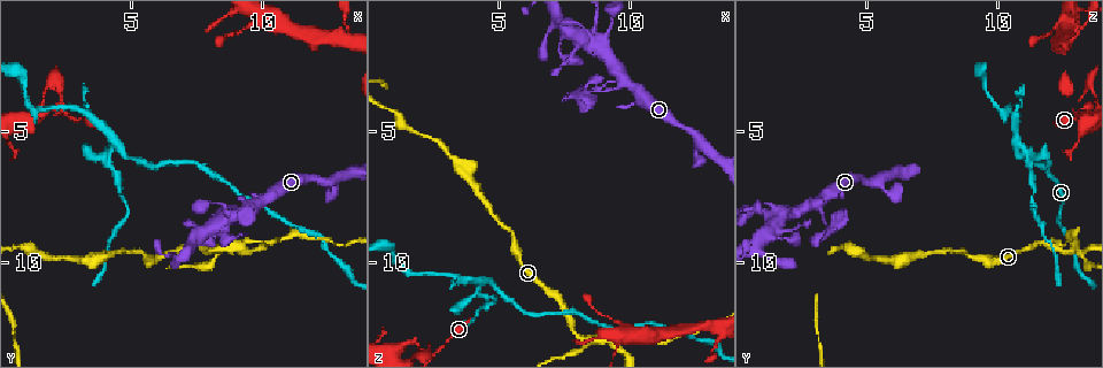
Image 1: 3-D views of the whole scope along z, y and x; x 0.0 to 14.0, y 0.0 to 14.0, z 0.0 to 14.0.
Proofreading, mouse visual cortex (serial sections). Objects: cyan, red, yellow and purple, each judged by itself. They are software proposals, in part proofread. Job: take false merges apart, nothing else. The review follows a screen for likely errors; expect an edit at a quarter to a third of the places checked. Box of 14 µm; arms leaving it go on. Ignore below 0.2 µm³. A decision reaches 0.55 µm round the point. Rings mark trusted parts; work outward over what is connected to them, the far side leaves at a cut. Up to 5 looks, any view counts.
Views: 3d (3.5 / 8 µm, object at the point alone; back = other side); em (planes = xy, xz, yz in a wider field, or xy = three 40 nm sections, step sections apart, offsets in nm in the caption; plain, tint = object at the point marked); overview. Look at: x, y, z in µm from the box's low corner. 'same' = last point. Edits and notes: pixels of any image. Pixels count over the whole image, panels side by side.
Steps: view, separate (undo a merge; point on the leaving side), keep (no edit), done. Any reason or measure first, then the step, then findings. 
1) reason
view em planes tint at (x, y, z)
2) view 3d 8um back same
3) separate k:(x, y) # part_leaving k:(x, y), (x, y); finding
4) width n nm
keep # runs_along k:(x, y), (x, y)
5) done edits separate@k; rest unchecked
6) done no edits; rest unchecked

view 3d 3.5um at (4.4, 5.6, 10.8)

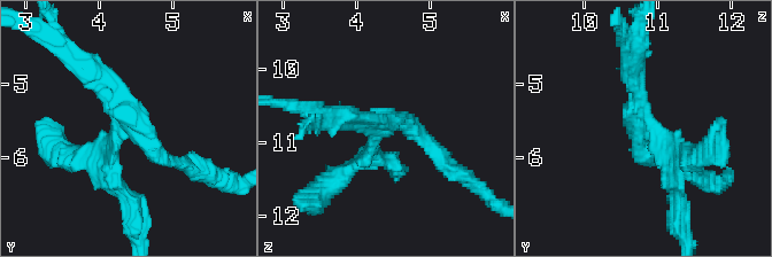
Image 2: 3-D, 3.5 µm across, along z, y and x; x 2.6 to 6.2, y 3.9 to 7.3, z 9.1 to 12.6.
view em xy step 3 tint at (4.50, 5.65, 10.75)

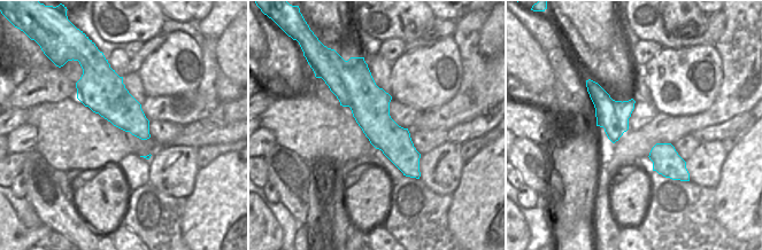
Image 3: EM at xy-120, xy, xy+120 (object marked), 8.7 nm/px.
separate 2:(110, 169) # two cells meet here

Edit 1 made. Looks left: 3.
view overview

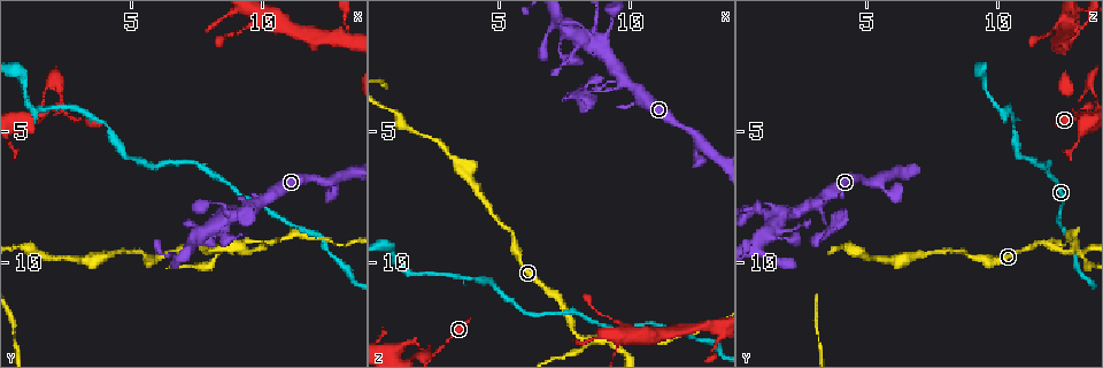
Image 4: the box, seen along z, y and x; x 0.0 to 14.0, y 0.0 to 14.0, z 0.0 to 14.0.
sharp bend
view 3d 8um at (1.9, 4.1, 13.1)

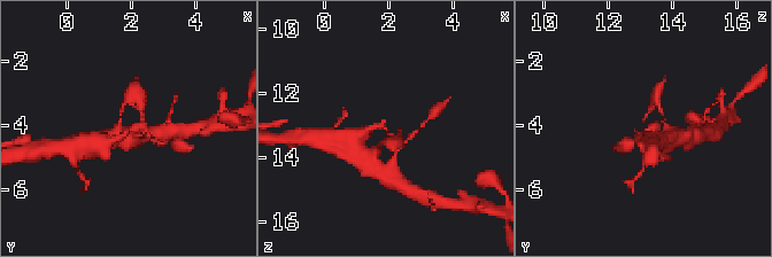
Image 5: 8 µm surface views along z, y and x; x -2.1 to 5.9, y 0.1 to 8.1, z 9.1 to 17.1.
view 3d 3.5um at (1.9, 4.2, 13.1)

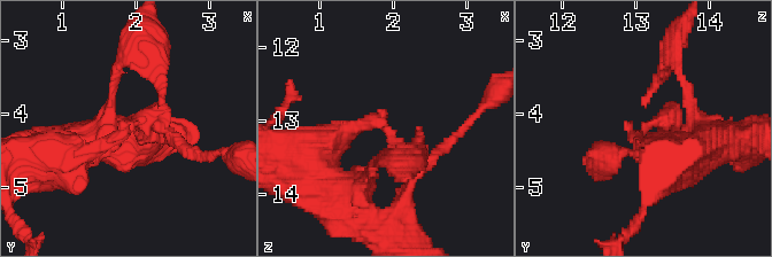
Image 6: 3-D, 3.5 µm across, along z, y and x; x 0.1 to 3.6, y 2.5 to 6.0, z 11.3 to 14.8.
keep # runs_along 6:(177, 139), (149, 114), (71, 160); continuous, no second cell

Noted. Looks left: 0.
done edits separate@2; rest unchecked

